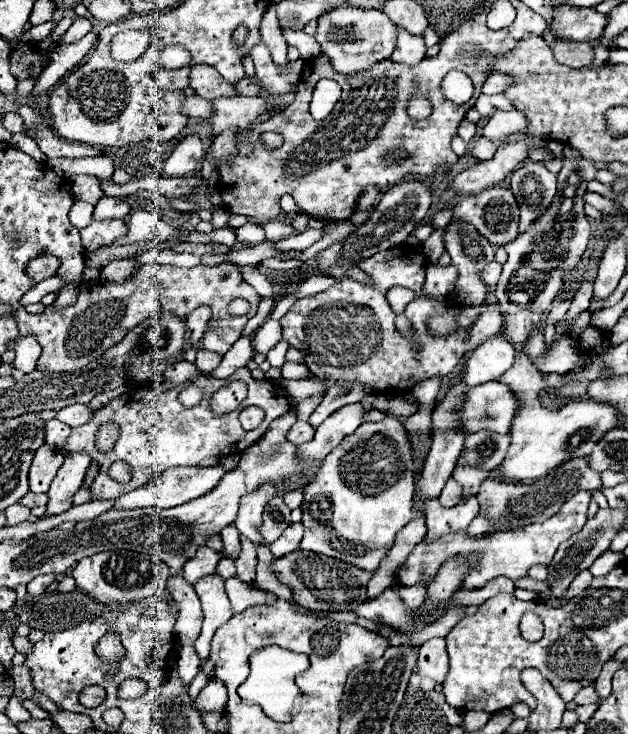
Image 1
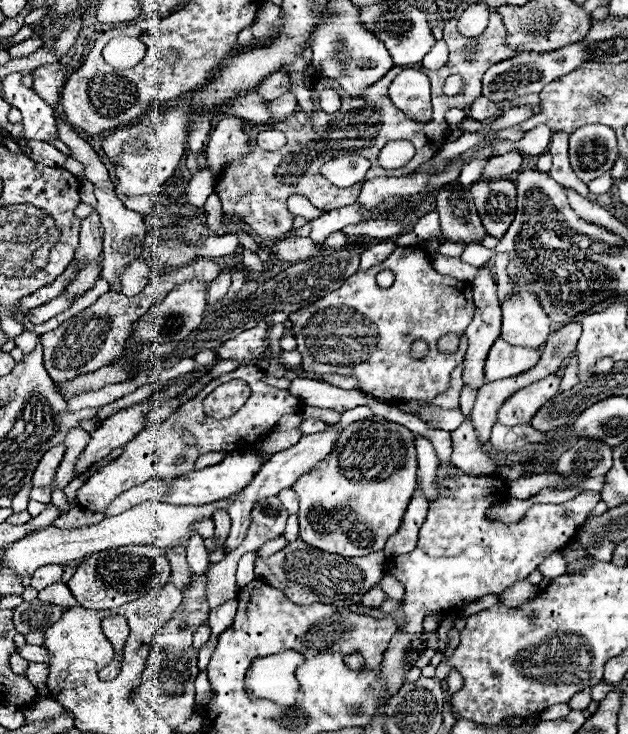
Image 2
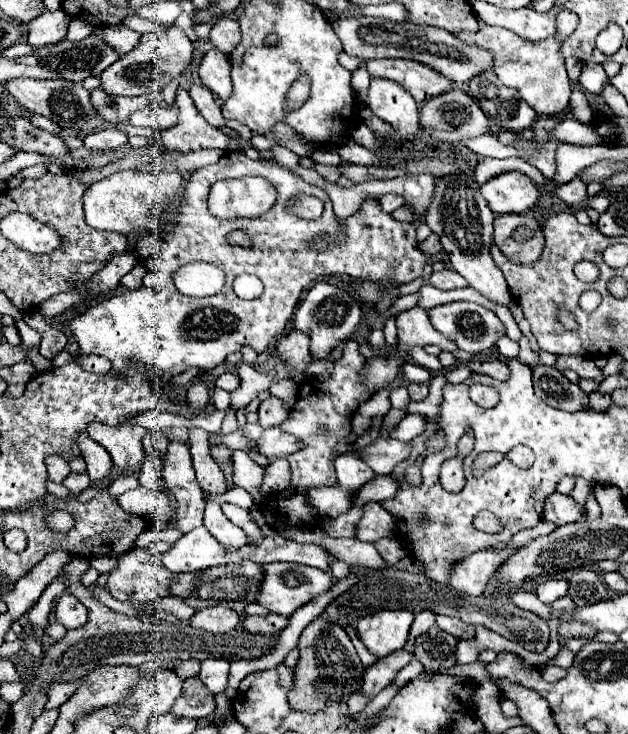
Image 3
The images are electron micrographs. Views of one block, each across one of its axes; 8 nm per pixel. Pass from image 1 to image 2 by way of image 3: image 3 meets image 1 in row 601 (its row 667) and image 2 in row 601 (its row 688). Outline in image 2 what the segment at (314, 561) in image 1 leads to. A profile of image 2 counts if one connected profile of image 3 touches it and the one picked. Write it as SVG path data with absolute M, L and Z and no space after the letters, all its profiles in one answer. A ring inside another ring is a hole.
M296 540L288 544L288 548L276 552L270 558L258 558L254 572L256 578L280 588L290 602L298 606L308 606L314 602L322 604L336 604L336 606L352 606L360 604L362 596L376 586L384 576L386 556L384 552L372 552L364 558L344 558L340 554L328 554L324 550L312 548L310 544Z

